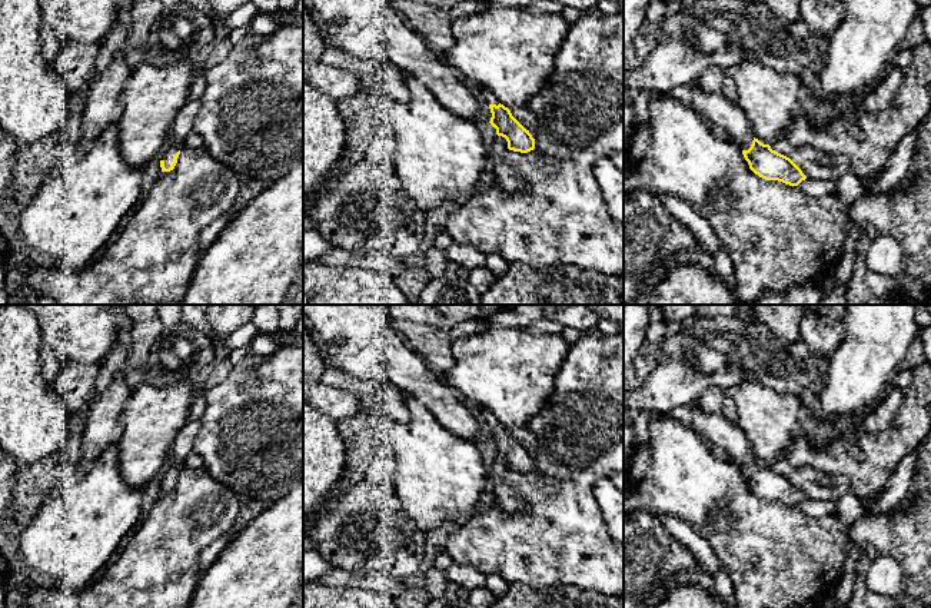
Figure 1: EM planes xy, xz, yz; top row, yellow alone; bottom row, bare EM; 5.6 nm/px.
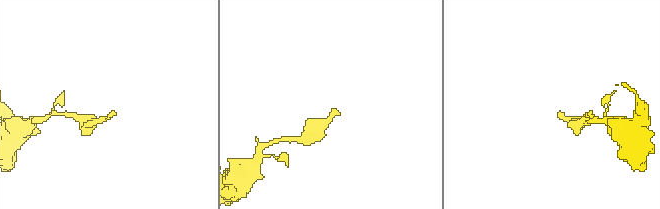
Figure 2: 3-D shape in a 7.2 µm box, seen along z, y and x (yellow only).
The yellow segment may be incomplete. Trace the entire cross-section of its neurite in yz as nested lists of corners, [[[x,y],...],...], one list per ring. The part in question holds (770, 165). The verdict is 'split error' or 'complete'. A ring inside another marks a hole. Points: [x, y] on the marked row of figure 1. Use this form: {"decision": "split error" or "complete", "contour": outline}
{"decision": "split error", "contour": [[[695,82],[691,107],[708,122],[721,126],[737,144],[749,169],[765,180],[778,180],[798,186],[807,176],[787,156],[761,143],[751,133],[751,124],[737,102],[728,100],[721,92],[705,93]]]}

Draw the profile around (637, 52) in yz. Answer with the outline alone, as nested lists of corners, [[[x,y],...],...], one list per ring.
[[[645,19],[636,37],[624,47],[624,80],[628,73],[642,67],[659,39],[659,26]]]

